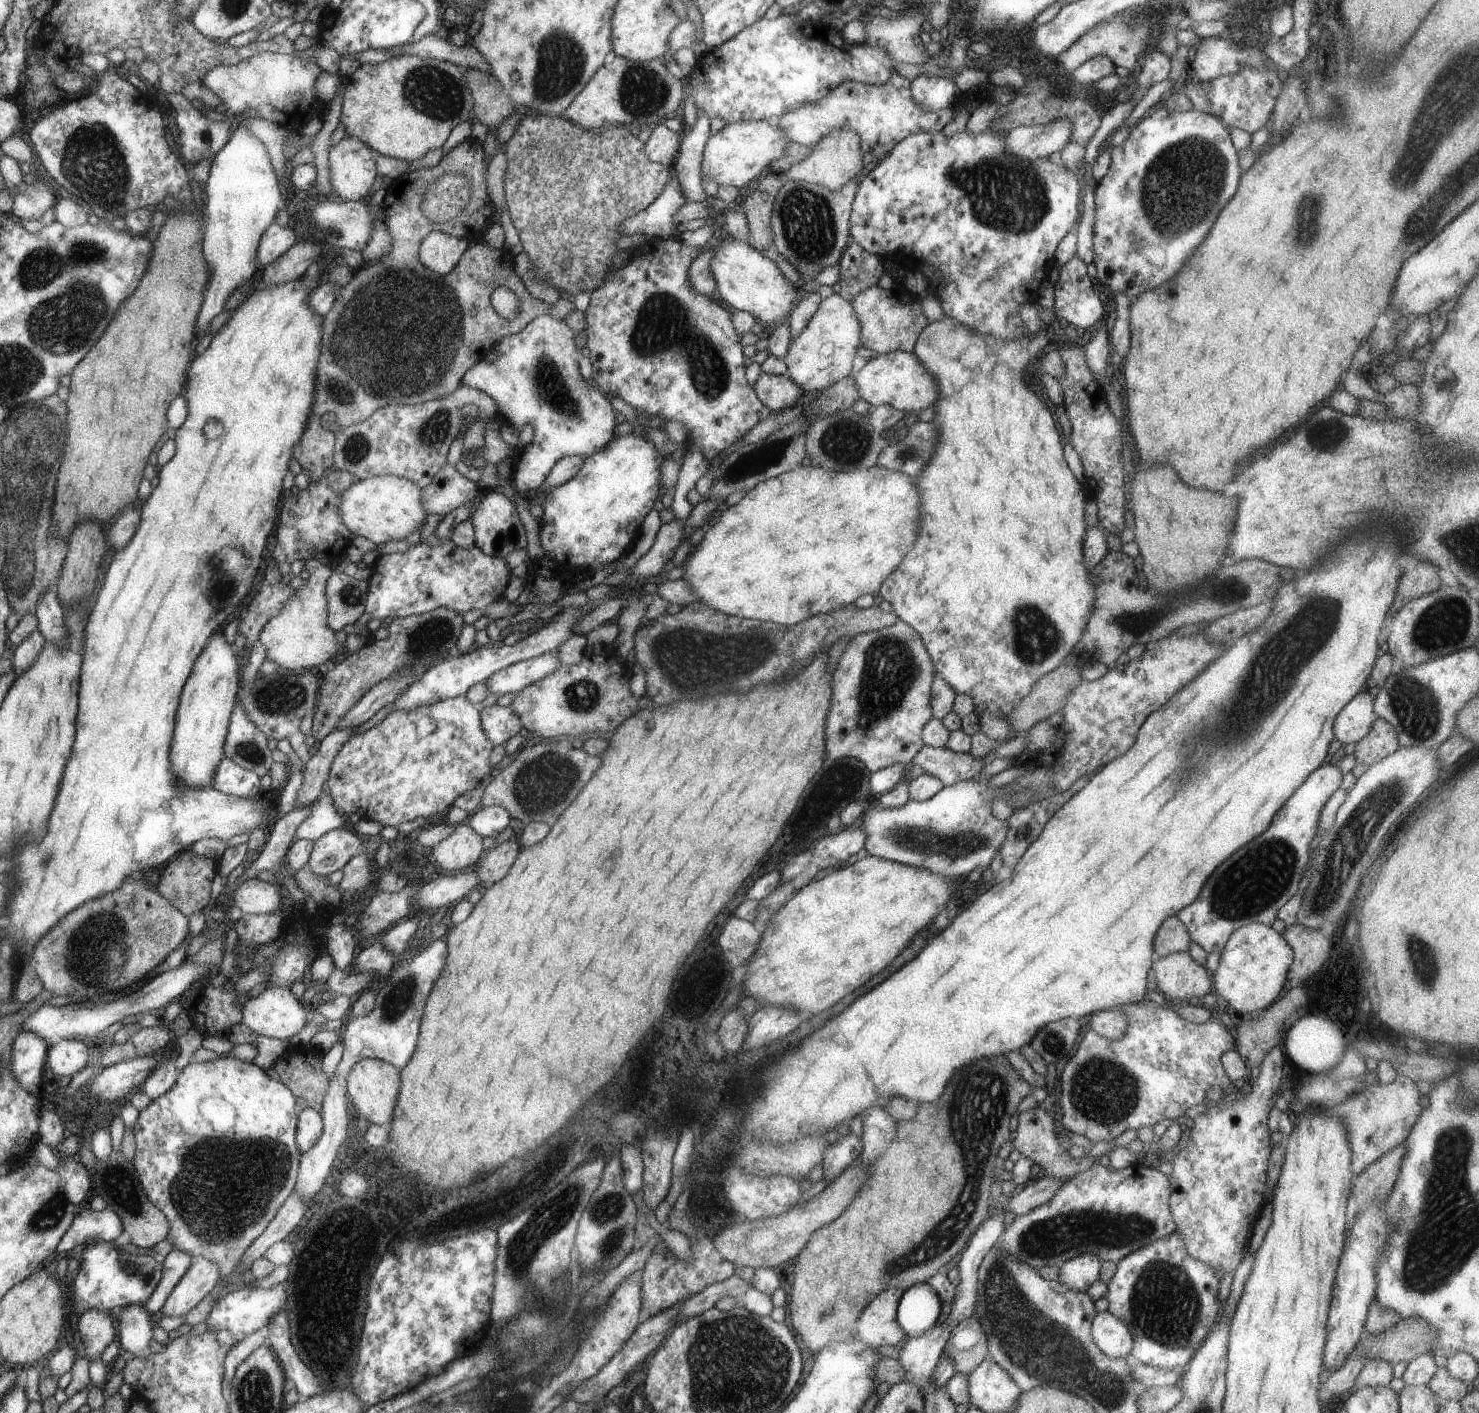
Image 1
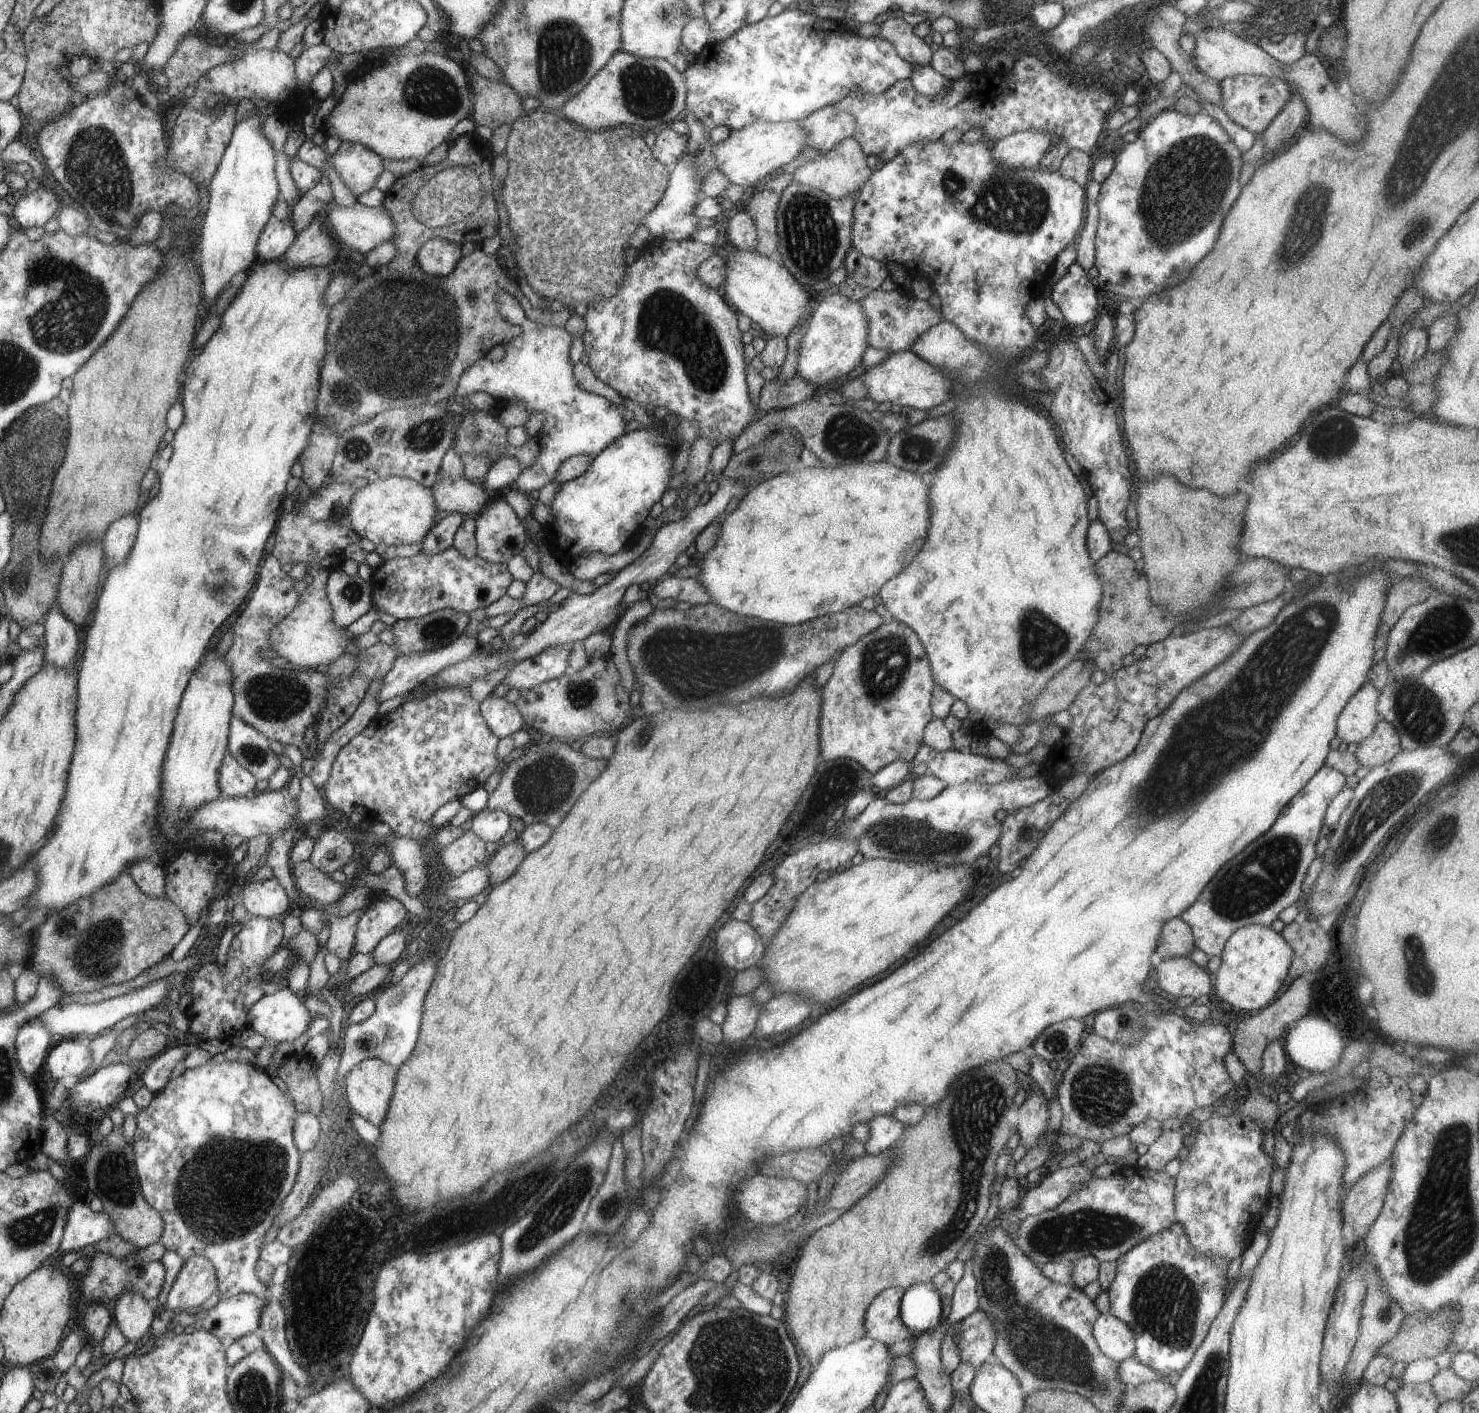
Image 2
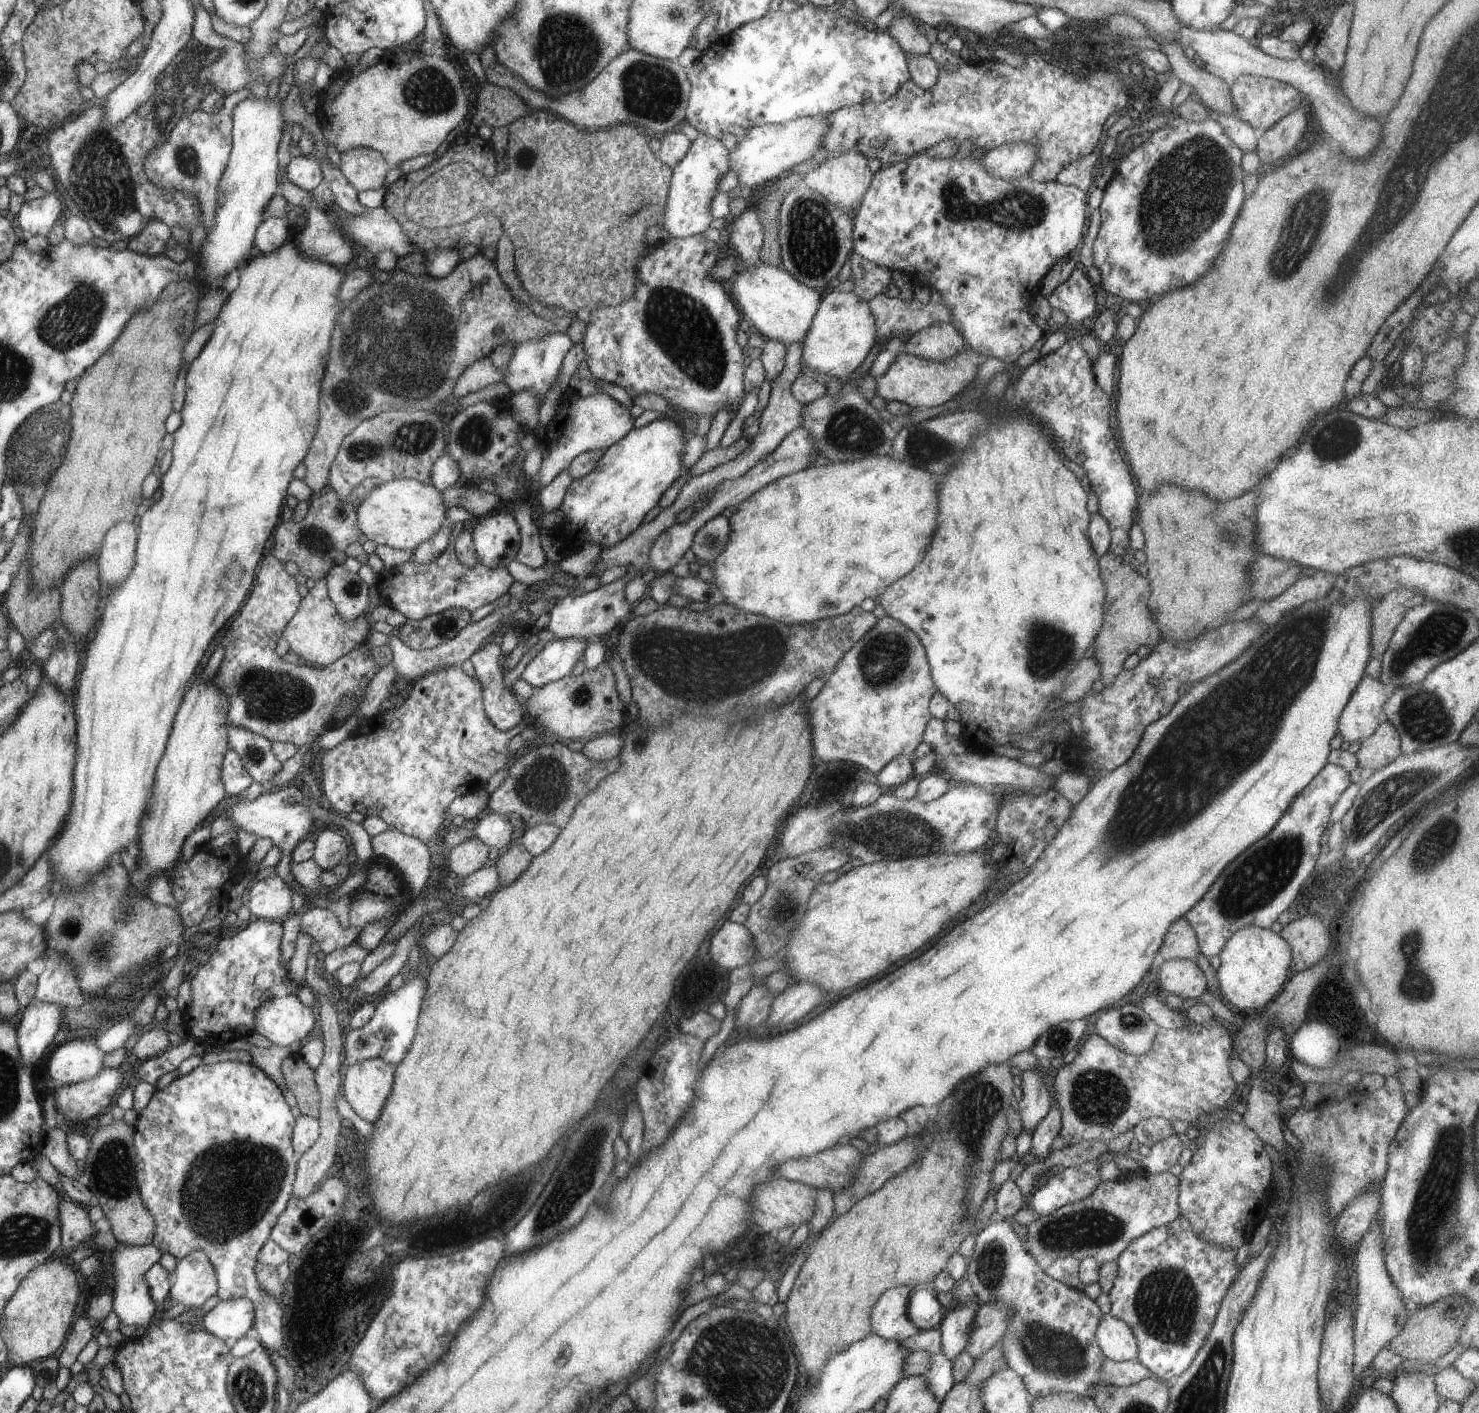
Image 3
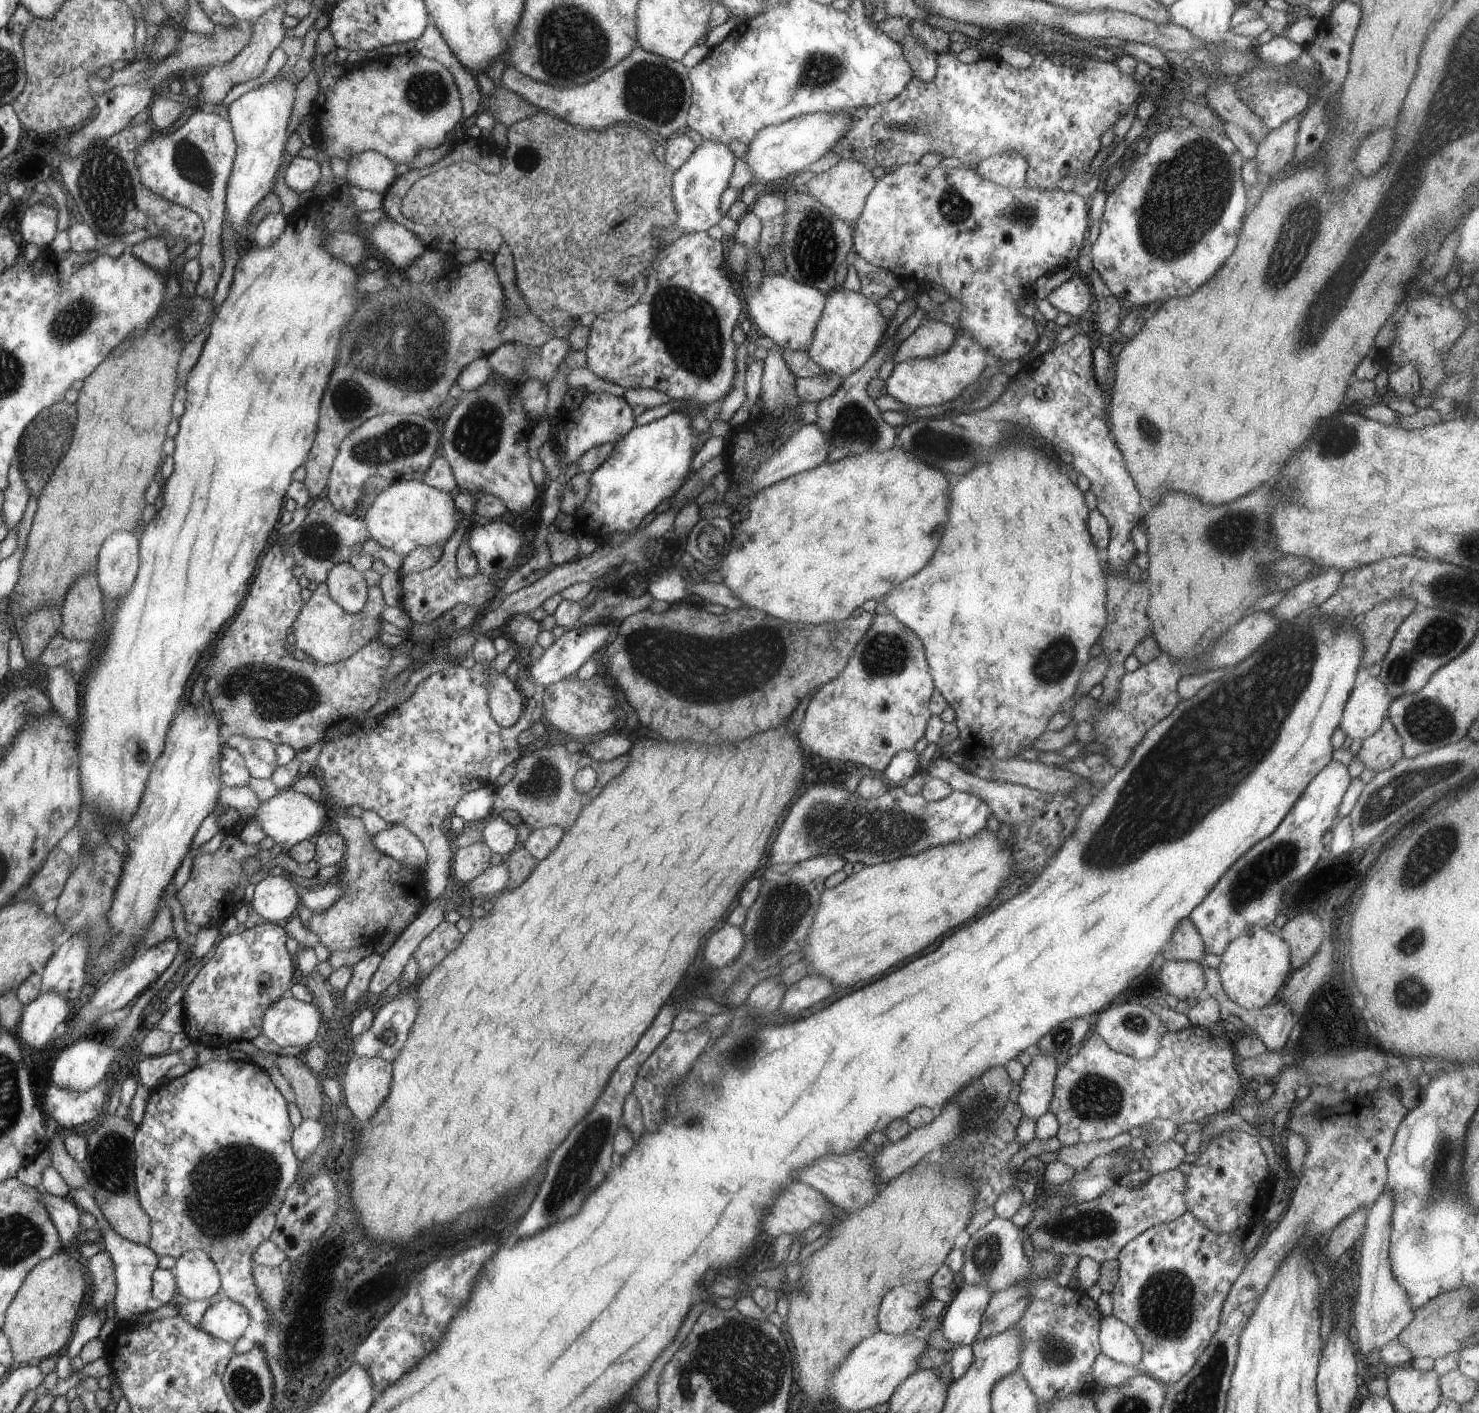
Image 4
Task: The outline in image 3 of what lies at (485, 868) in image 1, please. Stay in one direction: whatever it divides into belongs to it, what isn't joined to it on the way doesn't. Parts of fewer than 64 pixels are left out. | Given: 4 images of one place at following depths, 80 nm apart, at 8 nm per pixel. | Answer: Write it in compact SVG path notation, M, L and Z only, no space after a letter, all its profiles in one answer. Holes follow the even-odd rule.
M519 841L511 843L494 864L500 876L500 887L514 884L520 878L520 874L530 866L532 858L530 852Z

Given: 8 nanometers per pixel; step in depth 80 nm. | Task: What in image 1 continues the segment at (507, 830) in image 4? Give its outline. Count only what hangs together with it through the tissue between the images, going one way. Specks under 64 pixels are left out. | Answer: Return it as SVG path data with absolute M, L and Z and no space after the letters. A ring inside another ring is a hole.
M500 806L483 807L466 820L466 823L480 837L496 838L504 828L509 826L511 817Z

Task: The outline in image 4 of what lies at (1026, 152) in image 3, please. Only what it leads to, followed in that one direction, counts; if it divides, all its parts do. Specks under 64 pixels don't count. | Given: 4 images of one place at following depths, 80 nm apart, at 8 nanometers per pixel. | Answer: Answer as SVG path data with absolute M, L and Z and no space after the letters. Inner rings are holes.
M1017 155L990 157L982 161L975 172L987 182L992 182L1006 189L1027 186L1027 162Z

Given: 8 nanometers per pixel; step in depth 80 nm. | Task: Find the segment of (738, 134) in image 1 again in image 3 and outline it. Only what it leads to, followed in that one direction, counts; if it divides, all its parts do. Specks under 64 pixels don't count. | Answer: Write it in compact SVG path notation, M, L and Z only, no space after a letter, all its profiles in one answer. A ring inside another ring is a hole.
M824 115L797 118L785 123L762 125L749 130L747 135L738 139L738 144L733 152L729 152L731 170L738 175L739 186L756 188L758 184L771 184L774 180L784 177L795 166L810 160L816 150L822 149L822 138L826 130Z

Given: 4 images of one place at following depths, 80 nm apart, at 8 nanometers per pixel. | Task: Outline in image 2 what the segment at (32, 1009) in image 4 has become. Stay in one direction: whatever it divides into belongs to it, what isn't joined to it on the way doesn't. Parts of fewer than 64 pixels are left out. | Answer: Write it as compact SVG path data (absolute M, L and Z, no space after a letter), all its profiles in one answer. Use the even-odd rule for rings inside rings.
M40 1015L26 1022L26 1026L22 1026L16 1043L16 1054L18 1066L21 1066L26 1078L34 1078L36 1070L44 1064L50 1040L52 1034L42 1024Z

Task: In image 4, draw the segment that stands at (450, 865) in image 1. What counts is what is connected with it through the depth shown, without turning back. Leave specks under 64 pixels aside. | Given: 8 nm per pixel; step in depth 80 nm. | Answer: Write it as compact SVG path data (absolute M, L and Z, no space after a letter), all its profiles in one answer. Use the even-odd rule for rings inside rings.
M484 842L474 843L467 847L455 847L453 850L453 876L459 885L471 883L490 867L492 851Z

